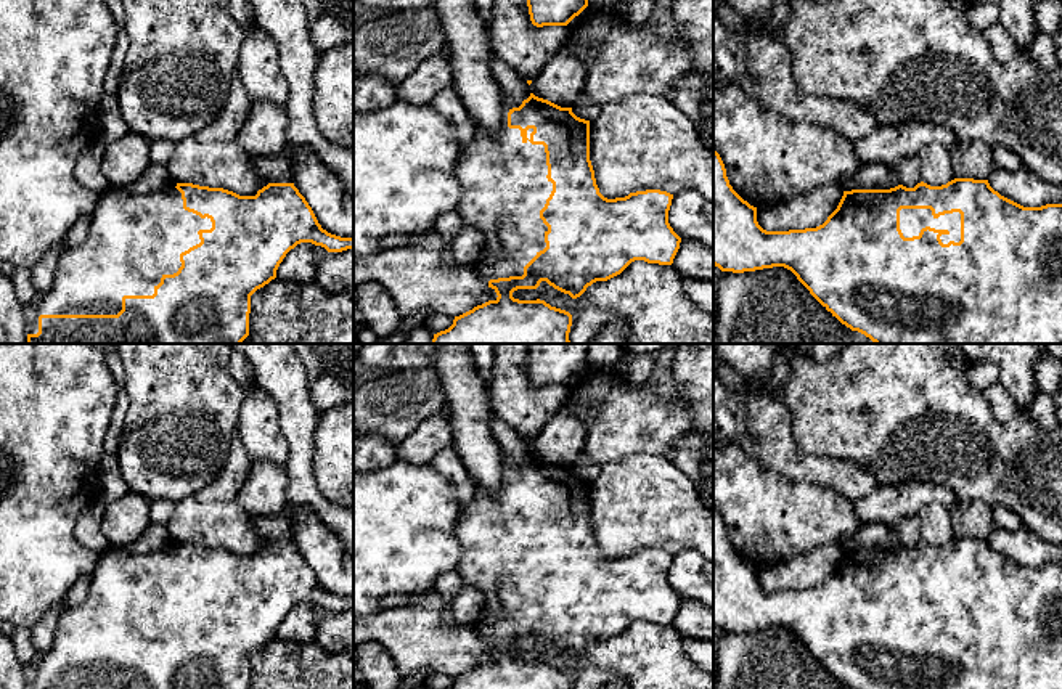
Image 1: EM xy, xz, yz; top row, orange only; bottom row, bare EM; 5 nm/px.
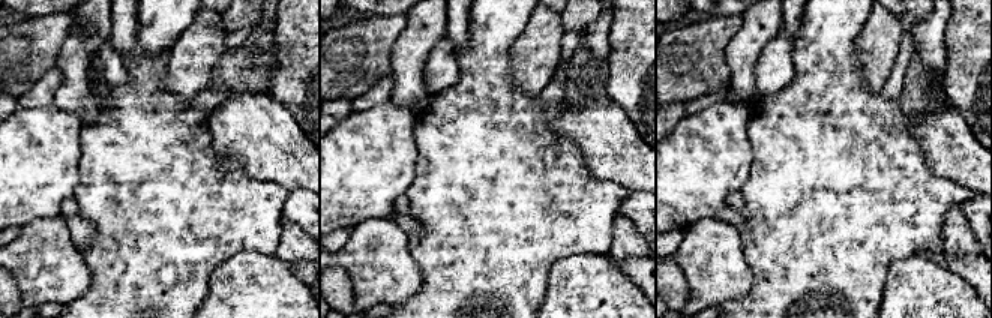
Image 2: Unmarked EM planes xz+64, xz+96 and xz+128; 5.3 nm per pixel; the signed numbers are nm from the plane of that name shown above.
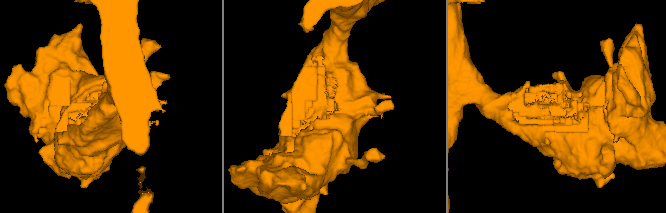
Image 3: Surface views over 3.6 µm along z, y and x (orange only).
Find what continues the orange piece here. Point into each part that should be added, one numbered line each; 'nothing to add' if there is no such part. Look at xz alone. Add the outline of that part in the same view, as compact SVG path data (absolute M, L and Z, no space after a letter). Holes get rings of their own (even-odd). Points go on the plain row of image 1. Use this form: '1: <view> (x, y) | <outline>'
1: xz (404, 516) | M503 456L503 474L501 474L501 488L500 488L500 493L498 493L498 495L496 495L496 496L492 496L492 495L490 495L490 493L487 493L487 491L484 491L484 490L477 490L477 493L476 493L476 495L474 495L474 498L472 498L472 499L471 499L471 501L469 501L469 503L468 503L468 504L466 504L466 506L464 506L464 508L463 508L463 506L461 506L461 504L460 504L460 503L458 503L458 496L456 496L456 490L455 490L455 487L453 487L453 485L451 485L451 483L450 483L450 482L448 482L448 480L447 480L447 479L445 479L445 477L443 477L443 475L440 475L440 474L439 474L439 472L437 472L437 471L435 471L435 469L434 469L434 467L432 467L432 466L431 466L431 463L406 463L406 461L402 461L402 459L395 459L395 461L394 461L394 463L392 463L392 464L389 464L389 466L386 466L386 467L384 467L384 469L378 469L378 471L368 471L368 472L360 472L360 471L355 471L355 469L353 469L353 618L368 618L368 617L374 617L374 615L378 615L378 614L379 614L379 612L381 612L381 607L379 607L379 601L381 601L381 599L382 599L382 597L386 597L386 596L392 596L392 594L408 594L408 596L418 596L418 594L421 594L421 593L426 593L426 591L431 591L431 589L434 589L434 585L435 585L435 580L437 580L437 578L439 578L439 577L440 577L440 575L442 575L442 573L445 573L445 572L451 572L451 570L455 570L455 572L458 572L458 573L460 573L460 575L461 575L461 578L463 578L463 581L464 581L464 583L466 583L466 585L469 585L469 586L476 586L476 588L479 588L479 589L480 589L480 591L482 591L482 593L484 593L484 596L485 596L485 605L484 605L484 609L482 609L482 610L480 610L480 614L479 614L479 617L477 617L477 620L476 620L476 622L474 622L474 623L472 623L472 625L471 625L471 626L469 626L469 628L471 628L471 631L472 631L472 633L474 633L474 634L477 634L477 636L480 636L480 638L482 638L482 639L484 639L484 641L485 641L485 642L488 642L488 641L490 641L490 639L498 639L498 638L509 638L509 636L522 636L522 634L524 634L524 626L525 626L525 625L527 625L527 623L529 623L529 622L530 622L530 620L532 620L532 618L533 618L533 617L535 617L535 615L537 615L537 614L538 614L538 612L540 612L540 610L543 610L543 609L545 609L545 607L546 607L546 602L545 602L545 593L546 593L546 591L548 591L548 586L546 586L546 585L545 585L545 583L543 583L543 580L541 580L541 578L540 578L540 570L541 570L541 569L543 569L543 567L545 567L545 564L546 564L546 559L548 559L548 557L549 557L549 554L551 554L551 551L553 551L553 543L551 543L551 541L549 541L549 540L548 540L548 538L546 538L546 535L548 535L548 525L546 525L546 512L545 512L545 506L543 506L543 504L532 504L532 503L530 503L530 501L529 501L529 499L530 499L530 493L532 493L532 491L533 491L533 488L529 488L529 490L527 490L527 498L529 498L529 499L527 499L527 501L525 501L525 503L524 503L524 501L522 501L522 496L521 496L521 490L519 490L519 488L509 488L509 487L508 487L508 472L509 472L509 471L511 471L511 469L513 469L513 467L514 467L514 466L513 466L513 463L511 463L511 461L509 461L509 459L508 459L508 458L506 458L506 456Z

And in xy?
1: xy (57, 400) | M0 344L0 625L11 623L16 628L32 628L50 607L69 594L77 580L90 578L85 601L59 615L53 646L45 654L37 655L34 662L35 678L29 689L39 689L40 675L117 675L122 670L124 655L153 655L161 638L177 633L182 626L180 614L201 602L198 591L212 588L210 578L201 578L183 569L182 552L175 548L177 541L146 554L132 554L117 546L109 546L100 554L79 543L74 533L77 519L87 506L100 498L96 469L116 405L116 381L106 365L103 350L95 344Z

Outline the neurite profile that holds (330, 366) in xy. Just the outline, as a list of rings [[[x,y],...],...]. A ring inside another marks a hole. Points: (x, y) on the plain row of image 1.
[[[291,344],[305,366],[310,400],[323,413],[353,402],[353,344]]]

